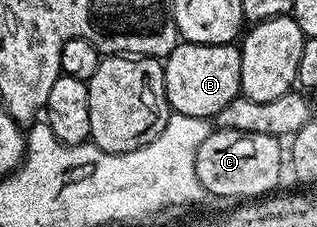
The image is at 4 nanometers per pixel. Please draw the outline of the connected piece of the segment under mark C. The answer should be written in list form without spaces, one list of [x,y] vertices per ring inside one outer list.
[[[216,128],[198,146],[198,158],[196,169],[198,170],[198,182],[207,190],[209,197],[237,196],[240,202],[247,202],[253,198],[263,198],[277,191],[276,183],[280,180],[280,163],[285,163],[286,156],[280,153],[281,141],[270,134],[250,134],[242,130],[230,130],[229,128]]]

